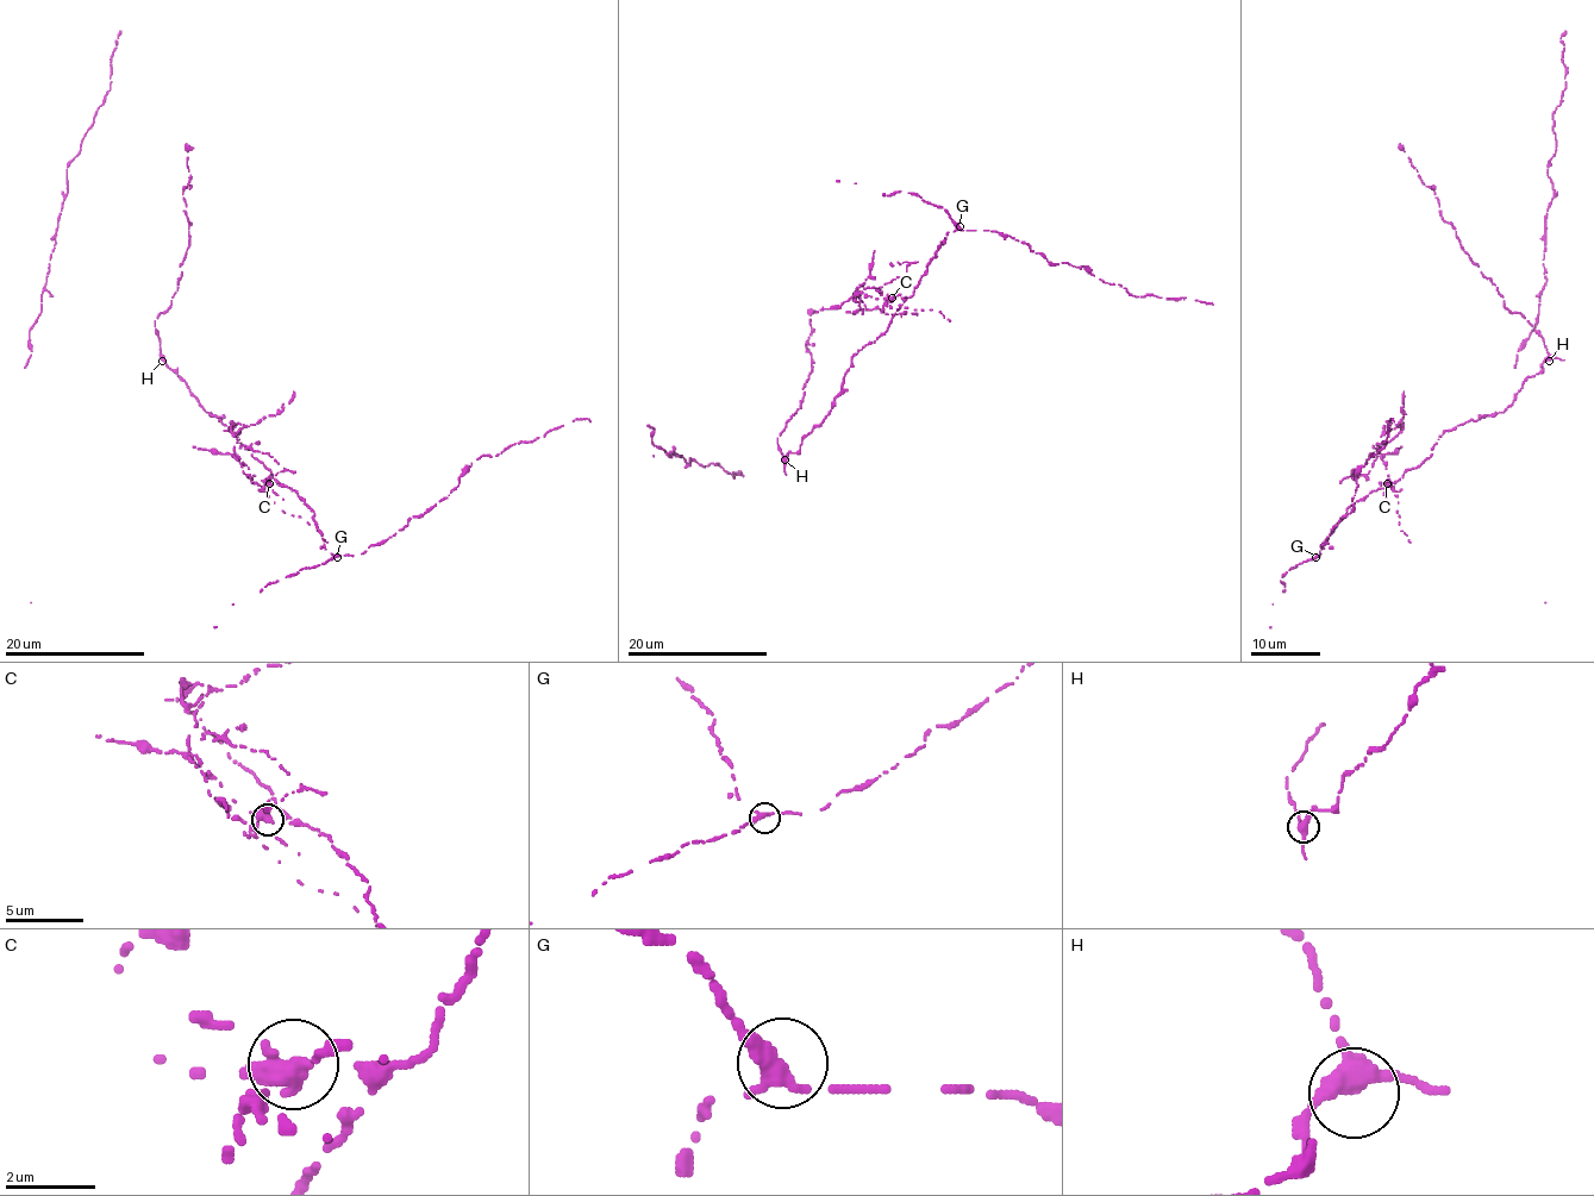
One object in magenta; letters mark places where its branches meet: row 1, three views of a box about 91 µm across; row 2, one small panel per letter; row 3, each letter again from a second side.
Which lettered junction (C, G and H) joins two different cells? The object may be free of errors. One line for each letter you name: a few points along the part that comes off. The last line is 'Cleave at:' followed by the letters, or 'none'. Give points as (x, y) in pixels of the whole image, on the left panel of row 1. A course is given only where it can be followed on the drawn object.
C: foreign part runs (268, 484), (252, 475), (233, 451), (241, 432), (236, 426), (275, 415), (294, 392)
Cleave at: C

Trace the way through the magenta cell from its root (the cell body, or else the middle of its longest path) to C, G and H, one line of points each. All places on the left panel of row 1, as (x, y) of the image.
C: (219, 419), (277, 481), (268, 484)
G: (219, 419), (275, 481), (291, 488), (305, 501), (313, 512), (324, 546), (337, 557)
H: (219, 419), (200, 406), (180, 376), (162, 361)

